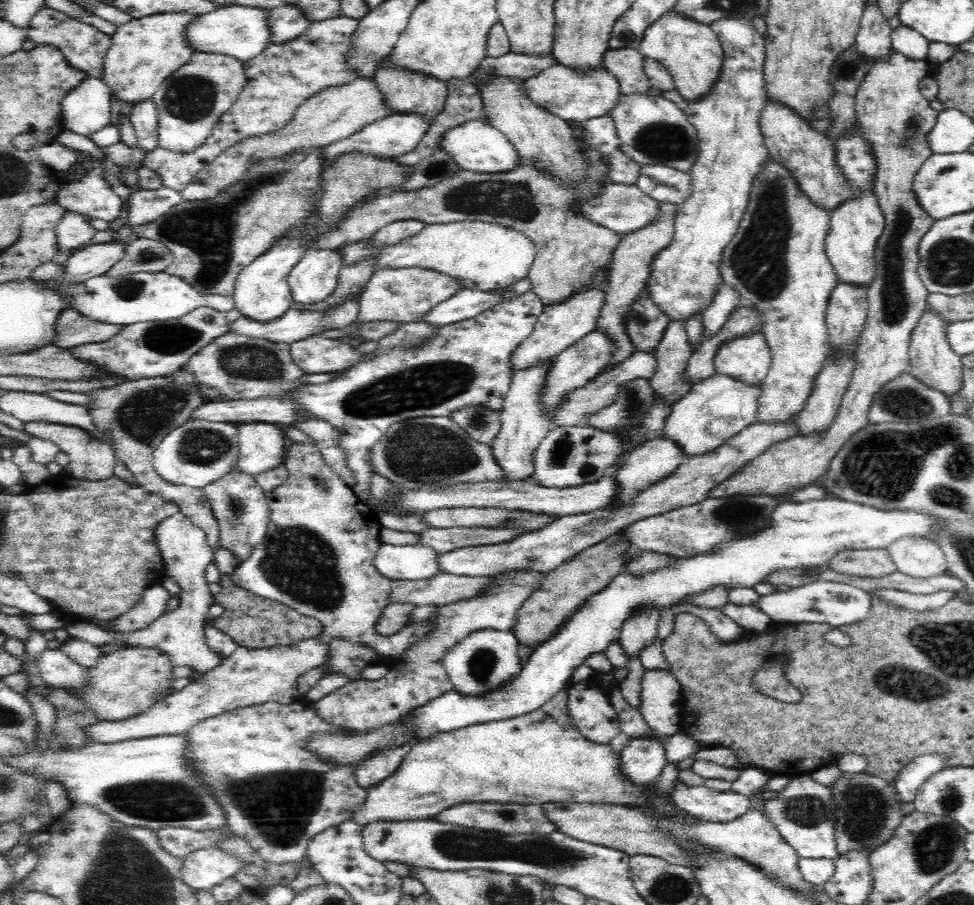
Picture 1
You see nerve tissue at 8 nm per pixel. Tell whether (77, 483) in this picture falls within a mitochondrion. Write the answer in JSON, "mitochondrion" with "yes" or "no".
{"mitochondrion":"no"}

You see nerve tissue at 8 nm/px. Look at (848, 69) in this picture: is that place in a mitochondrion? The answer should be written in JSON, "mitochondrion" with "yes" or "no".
{"mitochondrion":"yes"}

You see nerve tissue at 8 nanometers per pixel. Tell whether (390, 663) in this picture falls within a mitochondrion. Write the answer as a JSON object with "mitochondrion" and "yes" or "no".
{"mitochondrion":"no"}

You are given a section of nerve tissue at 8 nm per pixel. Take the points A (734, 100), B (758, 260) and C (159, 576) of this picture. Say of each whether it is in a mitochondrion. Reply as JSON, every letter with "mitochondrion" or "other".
{"A":"other","B":"mitochondrion","C":"other"}

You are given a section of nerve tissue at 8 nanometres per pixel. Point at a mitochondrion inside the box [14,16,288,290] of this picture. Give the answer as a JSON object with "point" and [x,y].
{"point":[190,97]}

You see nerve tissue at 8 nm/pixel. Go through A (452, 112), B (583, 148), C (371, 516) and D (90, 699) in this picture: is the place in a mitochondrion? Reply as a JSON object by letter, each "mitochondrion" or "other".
{"A":"other","B":"other","C":"other","D":"other"}

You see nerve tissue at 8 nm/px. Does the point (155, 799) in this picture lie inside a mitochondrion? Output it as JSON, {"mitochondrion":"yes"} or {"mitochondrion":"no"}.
{"mitochondrion":"yes"}

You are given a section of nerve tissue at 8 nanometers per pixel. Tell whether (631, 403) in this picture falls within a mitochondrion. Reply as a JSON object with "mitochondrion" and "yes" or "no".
{"mitochondrion":"yes"}

